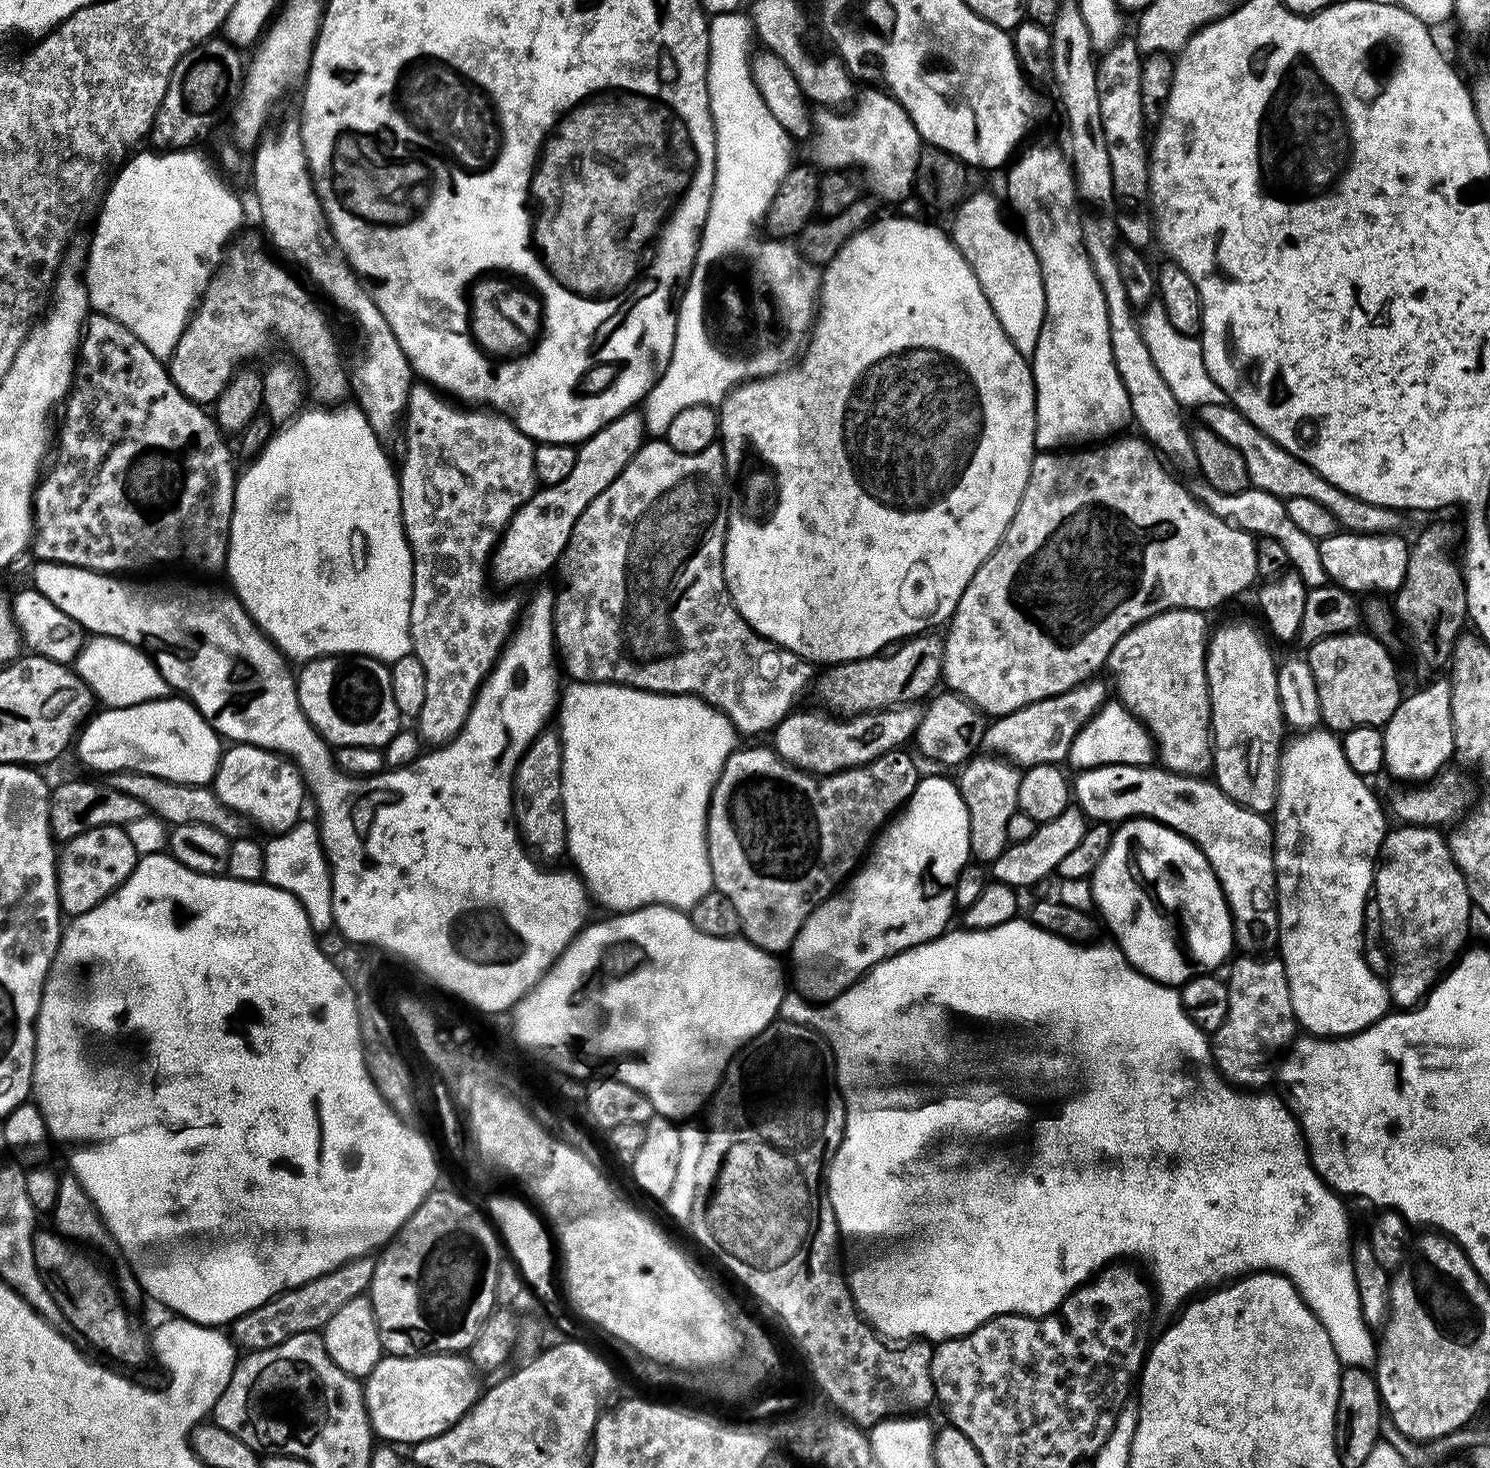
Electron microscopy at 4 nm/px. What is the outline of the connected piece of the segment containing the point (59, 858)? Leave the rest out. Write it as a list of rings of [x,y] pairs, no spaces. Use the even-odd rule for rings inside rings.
[[[92,824],[61,844],[54,852],[52,873],[58,906],[68,918],[84,912],[109,892],[131,870],[138,855],[131,831],[123,824]]]

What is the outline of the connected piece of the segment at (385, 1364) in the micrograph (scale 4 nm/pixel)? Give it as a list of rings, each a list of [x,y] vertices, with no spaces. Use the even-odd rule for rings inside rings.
[[[464,1354],[385,1355],[363,1381],[368,1421],[381,1441],[411,1446],[442,1434],[467,1414],[482,1395],[478,1373]]]

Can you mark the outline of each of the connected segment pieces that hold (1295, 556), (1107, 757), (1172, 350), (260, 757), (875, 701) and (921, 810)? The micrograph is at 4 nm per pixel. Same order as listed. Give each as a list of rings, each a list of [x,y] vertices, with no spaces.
[[[1251,486],[1244,488],[1240,493],[1222,493],[1213,490],[1206,492],[1205,496],[1202,496],[1203,503],[1218,518],[1227,520],[1229,524],[1234,524],[1243,532],[1250,532],[1257,538],[1269,536],[1277,540],[1282,545],[1282,550],[1286,550],[1286,558],[1291,571],[1298,573],[1309,588],[1317,588],[1326,583],[1319,543],[1311,536],[1307,536],[1288,517],[1284,501],[1279,496]]]
[[[1109,699],[1099,710],[1092,715],[1086,722],[1086,726],[1082,726],[1078,730],[1078,734],[1074,738],[1074,742],[1068,751],[1067,763],[1073,764],[1073,769],[1083,770],[1085,768],[1097,768],[1103,764],[1138,764],[1148,766],[1154,760],[1154,741],[1148,734],[1148,729],[1132,715],[1131,710],[1125,708],[1119,699]]]
[[[1158,302],[1143,305],[1141,312],[1144,313],[1141,315],[1139,313],[1138,323],[1142,338],[1146,342],[1146,350],[1150,350],[1150,358],[1154,358],[1154,366],[1158,366],[1162,378],[1166,378],[1166,386],[1170,386],[1174,398],[1178,398],[1180,405],[1229,403],[1228,395],[1220,389],[1218,382],[1210,378],[1206,370],[1199,339],[1179,332],[1170,322],[1170,318],[1166,318],[1166,310]]]
[[[239,746],[233,747],[225,756],[216,781],[210,786],[210,799],[217,809],[222,808],[228,815],[241,820],[248,827],[249,835],[265,842],[293,833],[294,828],[302,821],[302,813],[306,808],[300,779],[284,761],[266,752],[260,752],[257,748]]]
[[[929,630],[883,654],[863,656],[860,660],[843,660],[840,664],[825,667],[820,681],[819,676],[815,681],[816,692],[824,699],[823,707],[832,714],[880,712],[883,708],[911,704],[937,691],[942,680],[940,671],[943,657],[943,635],[939,631]]]
[[[925,775],[914,790],[914,794],[908,799],[906,807],[887,825],[883,834],[875,837],[874,843],[871,845],[870,851],[867,853],[866,859],[852,873],[850,879],[839,890],[832,893],[832,897],[821,902],[818,907],[810,914],[810,918],[806,918],[806,922],[802,926],[802,930],[798,930],[798,934],[794,938],[790,949],[790,957],[792,956],[792,968],[796,973],[791,973],[790,980],[796,983],[795,991],[799,993],[805,1001],[808,1002],[827,1002],[833,1000],[834,997],[840,996],[849,988],[850,985],[856,983],[861,976],[867,976],[872,971],[875,964],[881,964],[883,960],[888,960],[892,956],[905,952],[908,948],[913,948],[919,944],[925,944],[928,940],[935,940],[937,936],[944,935],[949,927],[948,919],[951,918],[952,912],[956,908],[956,883],[958,882],[958,874],[963,870],[964,865],[970,860],[970,818],[966,810],[966,802],[962,802],[962,794],[959,787],[955,783],[952,784],[944,776],[928,776]]]

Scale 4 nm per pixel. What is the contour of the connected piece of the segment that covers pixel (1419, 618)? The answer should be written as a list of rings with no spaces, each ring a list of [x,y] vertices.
[[[1432,524],[1420,532],[1420,537],[1411,541],[1408,549],[1408,561],[1406,562],[1406,578],[1402,586],[1394,593],[1394,616],[1402,627],[1408,631],[1408,640],[1416,651],[1416,656],[1424,664],[1436,664],[1439,660],[1447,661],[1452,651],[1453,644],[1465,631],[1467,612],[1466,586],[1461,572],[1461,565],[1457,557],[1451,556],[1448,551],[1452,543],[1458,540],[1458,528],[1452,524]]]

